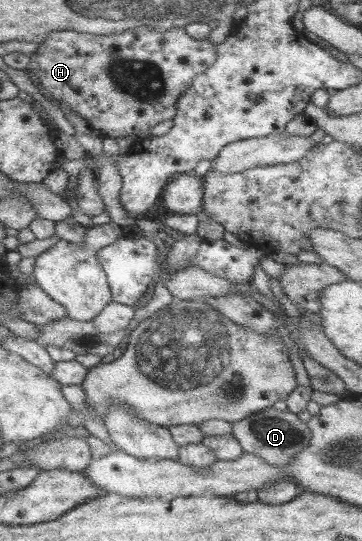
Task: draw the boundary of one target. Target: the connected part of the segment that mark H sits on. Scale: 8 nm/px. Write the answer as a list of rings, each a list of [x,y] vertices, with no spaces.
[[[149,26],[135,27],[134,29],[127,29],[122,33],[98,34],[93,33],[80,33],[74,30],[52,31],[48,37],[38,44],[38,49],[30,54],[31,60],[29,69],[34,71],[35,76],[38,78],[39,85],[45,91],[50,99],[58,103],[60,107],[66,105],[68,109],[75,111],[78,115],[88,121],[94,133],[98,133],[103,137],[124,137],[130,141],[142,137],[148,137],[150,129],[161,121],[166,119],[174,119],[177,114],[177,101],[181,95],[190,88],[192,81],[198,75],[202,75],[206,69],[216,61],[217,46],[212,44],[208,38],[204,40],[194,39],[190,34],[185,32],[183,27],[173,27],[169,30],[160,30],[150,28]]]

